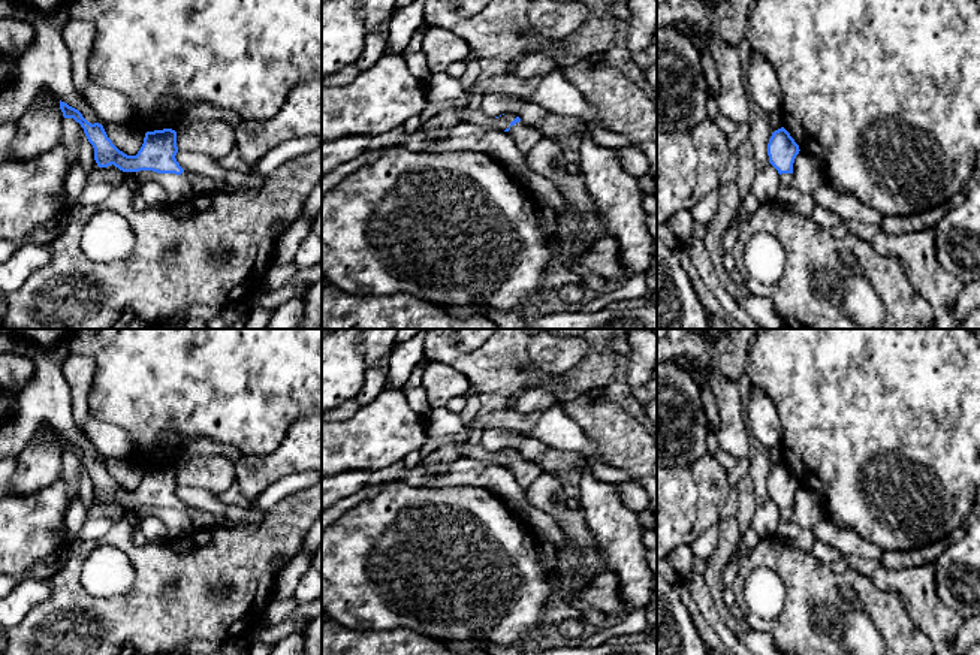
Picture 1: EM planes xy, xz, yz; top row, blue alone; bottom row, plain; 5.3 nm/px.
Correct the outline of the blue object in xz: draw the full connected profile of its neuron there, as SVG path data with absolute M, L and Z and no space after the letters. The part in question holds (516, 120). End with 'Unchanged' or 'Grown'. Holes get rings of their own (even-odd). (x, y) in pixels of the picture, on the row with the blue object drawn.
M516 117L510 127L504 132L509 132L521 151L521 154L527 154L536 142L543 136L540 130L536 127L527 126L519 117Z. Grown

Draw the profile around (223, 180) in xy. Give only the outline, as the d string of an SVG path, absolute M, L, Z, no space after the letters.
M178 150L175 159L183 169L209 176L215 190L230 191L239 188L256 188L265 181L263 176L248 170L226 170L217 160L206 154Z

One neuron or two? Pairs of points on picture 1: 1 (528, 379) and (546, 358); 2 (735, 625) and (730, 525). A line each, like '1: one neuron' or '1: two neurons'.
1: two neurons
2: one neuron

